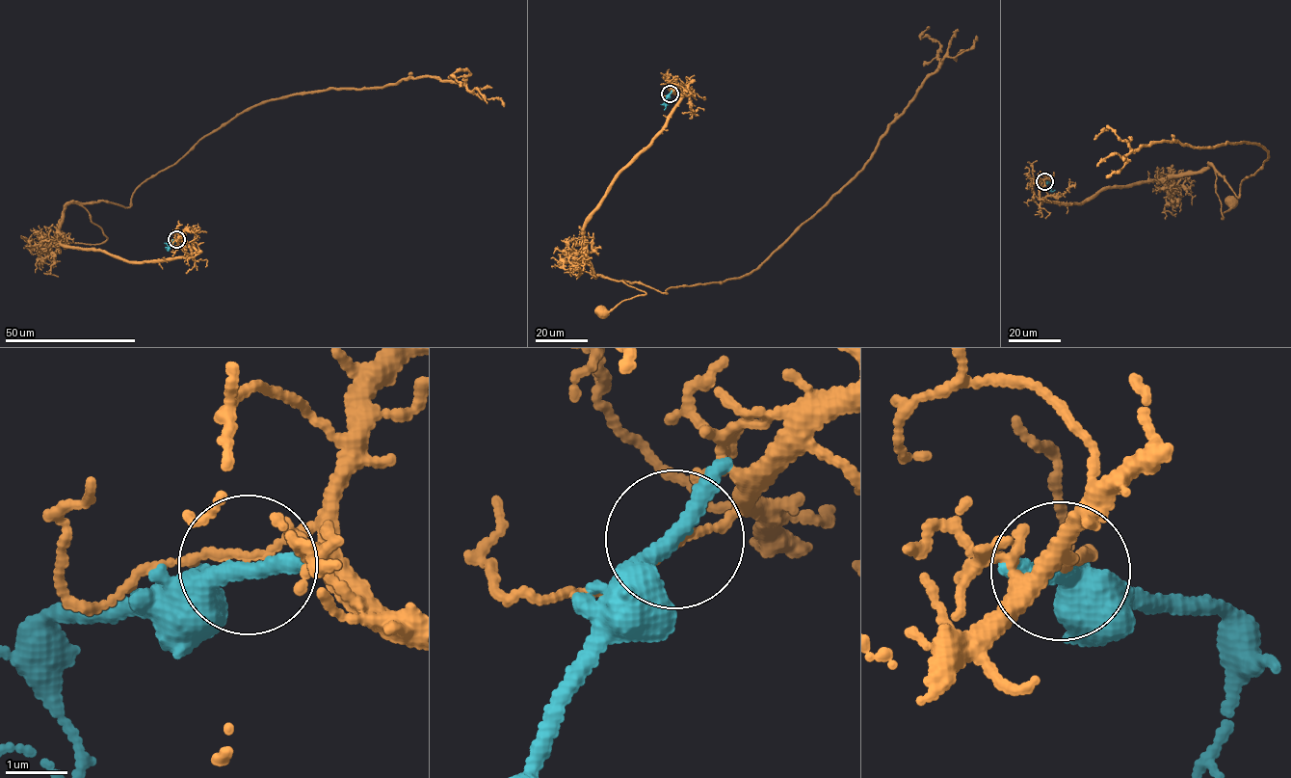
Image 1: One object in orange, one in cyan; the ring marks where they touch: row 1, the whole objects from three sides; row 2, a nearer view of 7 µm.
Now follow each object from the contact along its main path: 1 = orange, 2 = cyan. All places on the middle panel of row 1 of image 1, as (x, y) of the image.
1: (670, 93), (685, 90), (584, 228), (592, 274), (645, 293), (601, 312)
2: (670, 93), (664, 110)

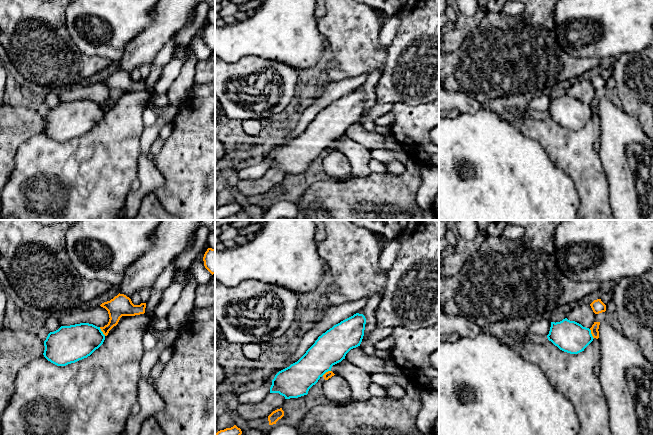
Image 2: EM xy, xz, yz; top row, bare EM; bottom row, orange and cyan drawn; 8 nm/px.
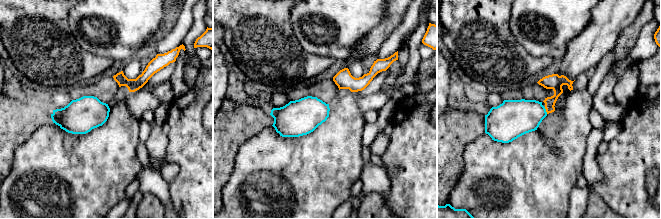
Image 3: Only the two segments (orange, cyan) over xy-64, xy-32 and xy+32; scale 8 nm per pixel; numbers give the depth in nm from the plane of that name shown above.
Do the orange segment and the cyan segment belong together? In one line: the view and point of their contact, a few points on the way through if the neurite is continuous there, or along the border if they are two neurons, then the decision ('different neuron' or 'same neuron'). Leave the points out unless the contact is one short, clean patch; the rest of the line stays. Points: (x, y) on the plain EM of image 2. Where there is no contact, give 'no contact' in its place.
yz (591, 109) | along yz (589, 105), (593, 114) | different neuron

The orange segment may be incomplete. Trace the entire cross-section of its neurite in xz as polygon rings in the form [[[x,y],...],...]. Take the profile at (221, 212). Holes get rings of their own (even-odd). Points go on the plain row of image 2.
[[[234,201],[231,204],[220,206],[215,210],[215,220],[223,220],[224,218],[237,214],[242,210],[240,204]]]

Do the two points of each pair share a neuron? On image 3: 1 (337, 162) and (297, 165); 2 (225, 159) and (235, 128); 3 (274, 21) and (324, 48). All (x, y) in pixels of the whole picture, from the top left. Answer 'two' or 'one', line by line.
1: one
2: one
3: two

